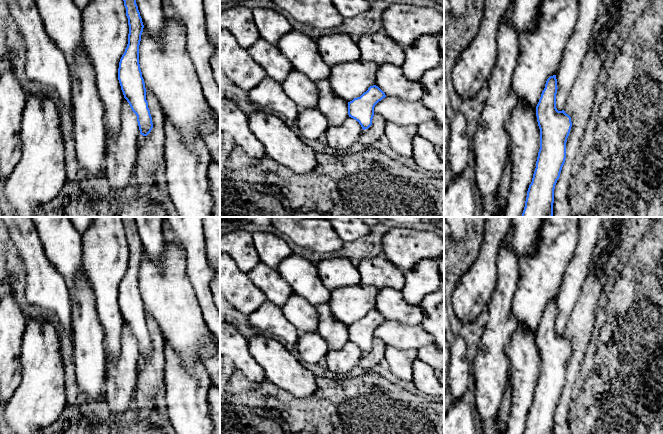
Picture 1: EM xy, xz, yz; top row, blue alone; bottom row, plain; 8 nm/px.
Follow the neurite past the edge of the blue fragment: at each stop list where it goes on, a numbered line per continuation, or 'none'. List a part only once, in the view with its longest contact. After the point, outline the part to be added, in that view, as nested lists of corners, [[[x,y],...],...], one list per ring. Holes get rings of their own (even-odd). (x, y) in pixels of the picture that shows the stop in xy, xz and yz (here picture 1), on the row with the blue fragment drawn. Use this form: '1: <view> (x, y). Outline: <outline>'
none

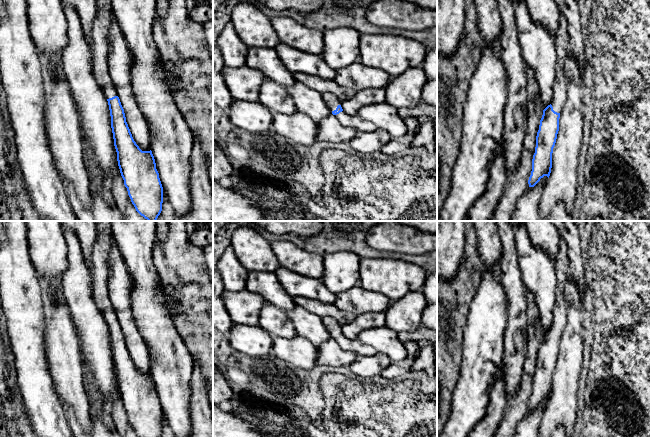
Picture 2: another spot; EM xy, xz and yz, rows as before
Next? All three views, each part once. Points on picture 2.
1: xz (331, 101). Outline: [[[323,93],[322,97],[323,97],[325,104],[330,109],[331,114],[334,110],[336,110],[337,106],[341,105],[342,103],[337,97],[329,93]]]

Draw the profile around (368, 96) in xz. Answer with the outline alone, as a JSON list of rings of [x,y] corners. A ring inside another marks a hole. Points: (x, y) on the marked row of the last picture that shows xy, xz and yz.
[[[367,88],[357,91],[352,98],[343,101],[341,107],[347,114],[356,115],[362,107],[384,102],[385,99],[385,88]]]

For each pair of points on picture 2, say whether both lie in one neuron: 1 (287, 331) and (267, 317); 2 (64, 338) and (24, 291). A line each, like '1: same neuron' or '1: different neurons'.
1: same neuron
2: different neurons

